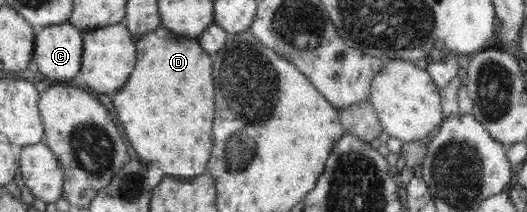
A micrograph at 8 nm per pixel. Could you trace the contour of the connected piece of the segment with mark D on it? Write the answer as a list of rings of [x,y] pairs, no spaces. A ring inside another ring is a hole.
[[[164,27],[136,40],[137,69],[131,81],[115,95],[119,121],[133,149],[149,163],[159,163],[165,175],[200,176],[213,151],[215,79],[213,57],[196,40]]]

